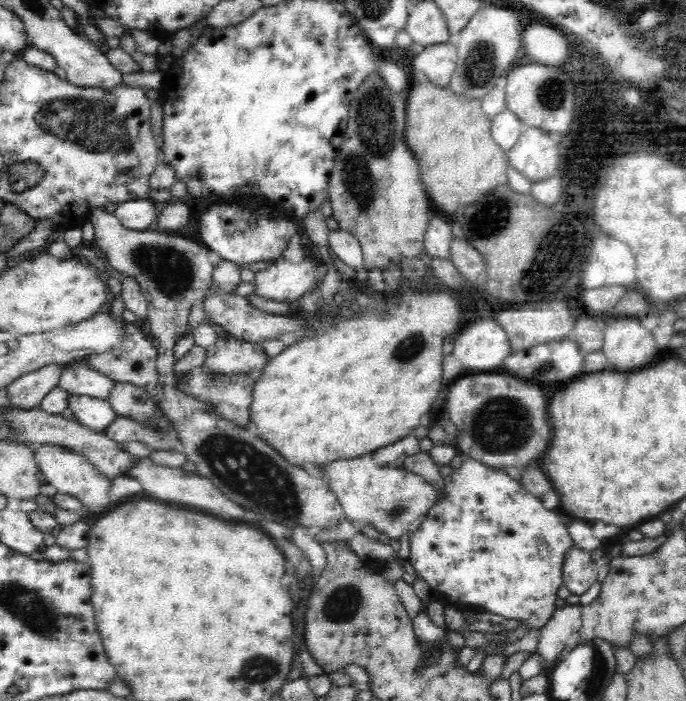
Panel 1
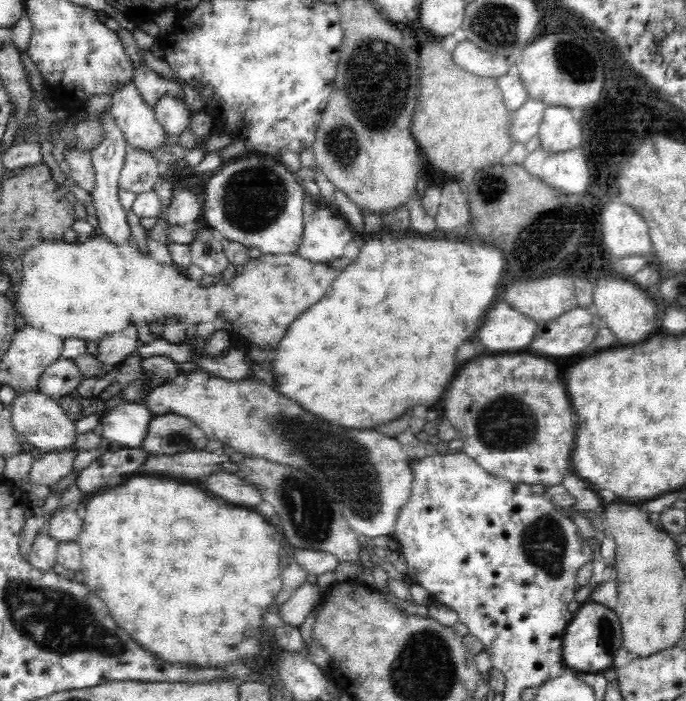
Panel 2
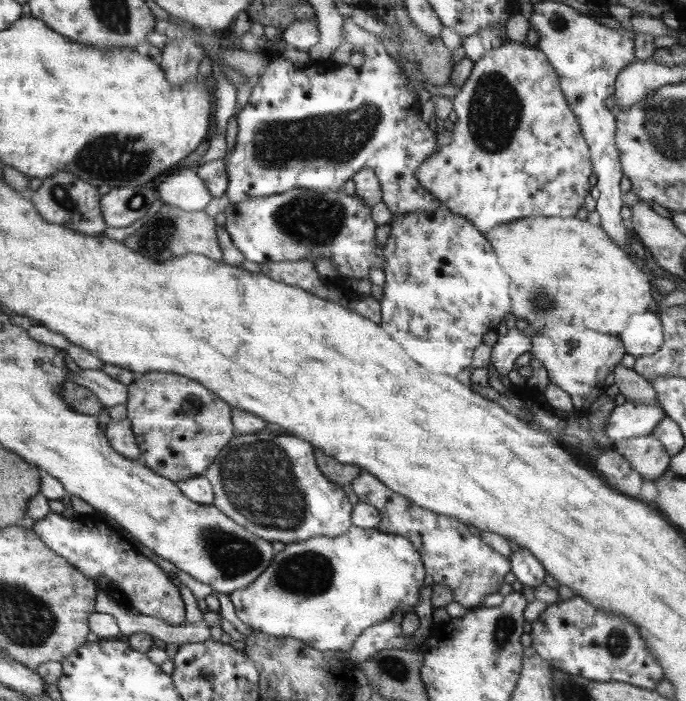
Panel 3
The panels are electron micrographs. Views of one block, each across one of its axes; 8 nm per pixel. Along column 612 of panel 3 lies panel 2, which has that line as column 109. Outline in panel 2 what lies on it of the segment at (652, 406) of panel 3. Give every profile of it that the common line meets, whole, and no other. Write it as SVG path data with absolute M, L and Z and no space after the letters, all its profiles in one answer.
M120 403L99 411L98 427L102 439L118 442L121 447L139 449L147 437L151 411L140 403Z

